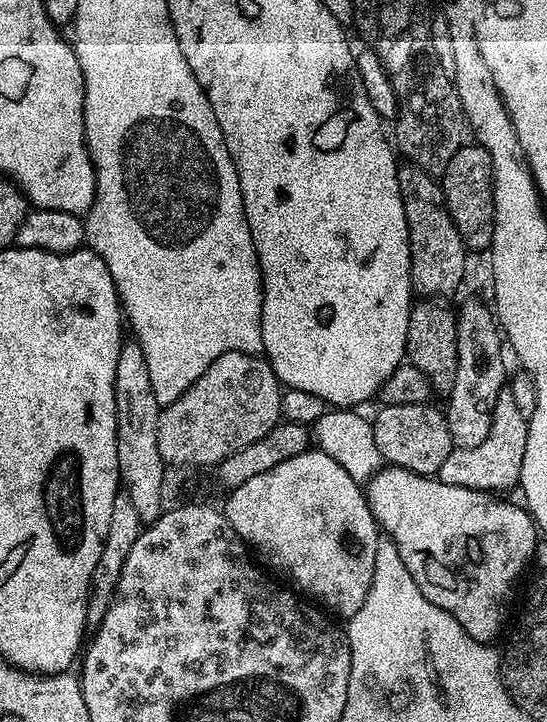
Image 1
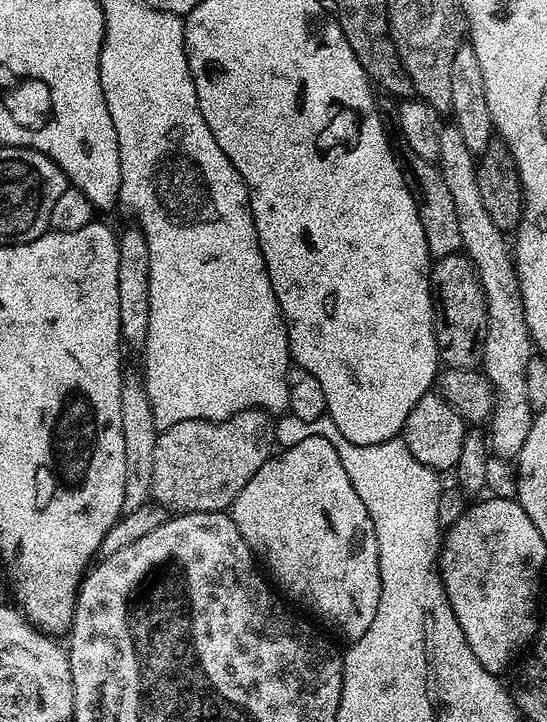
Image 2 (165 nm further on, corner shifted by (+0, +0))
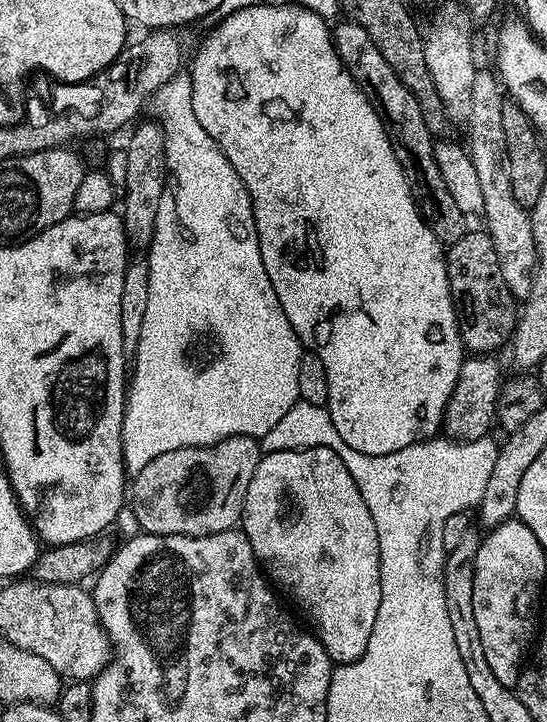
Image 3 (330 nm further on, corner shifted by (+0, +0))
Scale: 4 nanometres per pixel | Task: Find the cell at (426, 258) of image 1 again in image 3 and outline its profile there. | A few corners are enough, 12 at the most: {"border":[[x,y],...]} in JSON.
{"border":[[334,28],[336,53],[380,115],[420,217],[441,245],[470,231],[418,98],[366,30]]}

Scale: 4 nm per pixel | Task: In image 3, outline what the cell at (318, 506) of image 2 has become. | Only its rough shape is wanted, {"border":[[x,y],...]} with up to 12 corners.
{"border":[[261,455],[242,513],[267,579],[333,665],[382,602],[378,530],[346,462]]}

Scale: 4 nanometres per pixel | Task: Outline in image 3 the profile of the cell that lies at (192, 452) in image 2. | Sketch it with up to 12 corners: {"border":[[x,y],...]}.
{"border":[[257,437],[158,454],[130,484],[145,533],[241,523]]}

